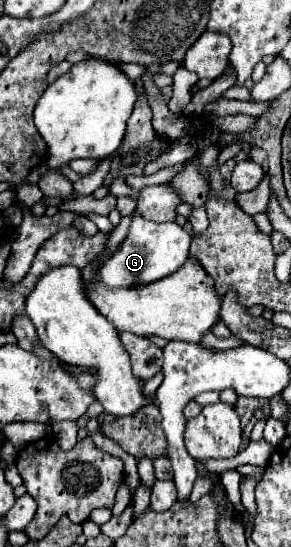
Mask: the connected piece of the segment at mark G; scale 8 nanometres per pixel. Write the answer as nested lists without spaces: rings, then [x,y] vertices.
[[[134,215],[128,227],[128,235],[118,245],[118,249],[110,255],[110,259],[98,269],[100,281],[110,289],[116,287],[132,289],[140,285],[150,285],[162,277],[172,275],[174,271],[180,269],[180,265],[186,263],[190,241],[192,235],[186,233],[176,221],[154,223],[144,219],[142,215]]]

